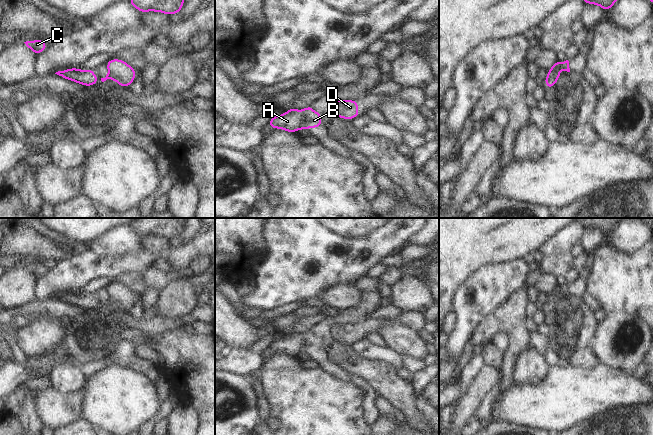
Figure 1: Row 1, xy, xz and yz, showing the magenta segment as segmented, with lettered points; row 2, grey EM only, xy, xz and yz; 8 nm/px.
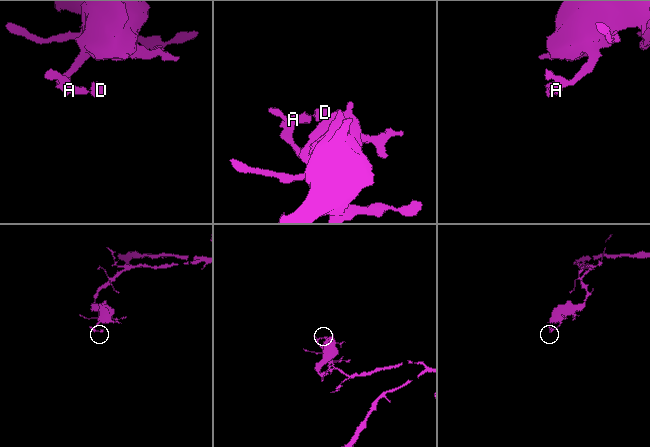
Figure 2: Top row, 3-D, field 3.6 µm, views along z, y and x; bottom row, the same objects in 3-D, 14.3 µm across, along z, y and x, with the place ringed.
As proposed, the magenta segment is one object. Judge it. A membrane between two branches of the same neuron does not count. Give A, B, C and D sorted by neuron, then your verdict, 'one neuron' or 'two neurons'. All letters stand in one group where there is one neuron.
A B C / D | two neurons

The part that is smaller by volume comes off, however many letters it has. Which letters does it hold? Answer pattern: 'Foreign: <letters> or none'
Foreign: D

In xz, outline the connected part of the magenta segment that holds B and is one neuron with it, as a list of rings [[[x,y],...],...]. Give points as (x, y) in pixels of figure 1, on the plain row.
[[[309,329],[302,334],[290,332],[281,339],[271,341],[268,350],[274,353],[282,353],[290,357],[295,357],[300,353],[308,354],[309,352],[319,352],[321,348],[321,337],[313,334],[312,330]]]

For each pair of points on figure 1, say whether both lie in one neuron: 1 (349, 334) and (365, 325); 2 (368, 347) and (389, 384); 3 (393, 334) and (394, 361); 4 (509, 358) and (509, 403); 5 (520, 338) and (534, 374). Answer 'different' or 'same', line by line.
1: same
2: different
3: different
4: different
5: different

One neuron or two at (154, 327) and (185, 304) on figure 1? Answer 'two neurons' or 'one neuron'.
two neurons

